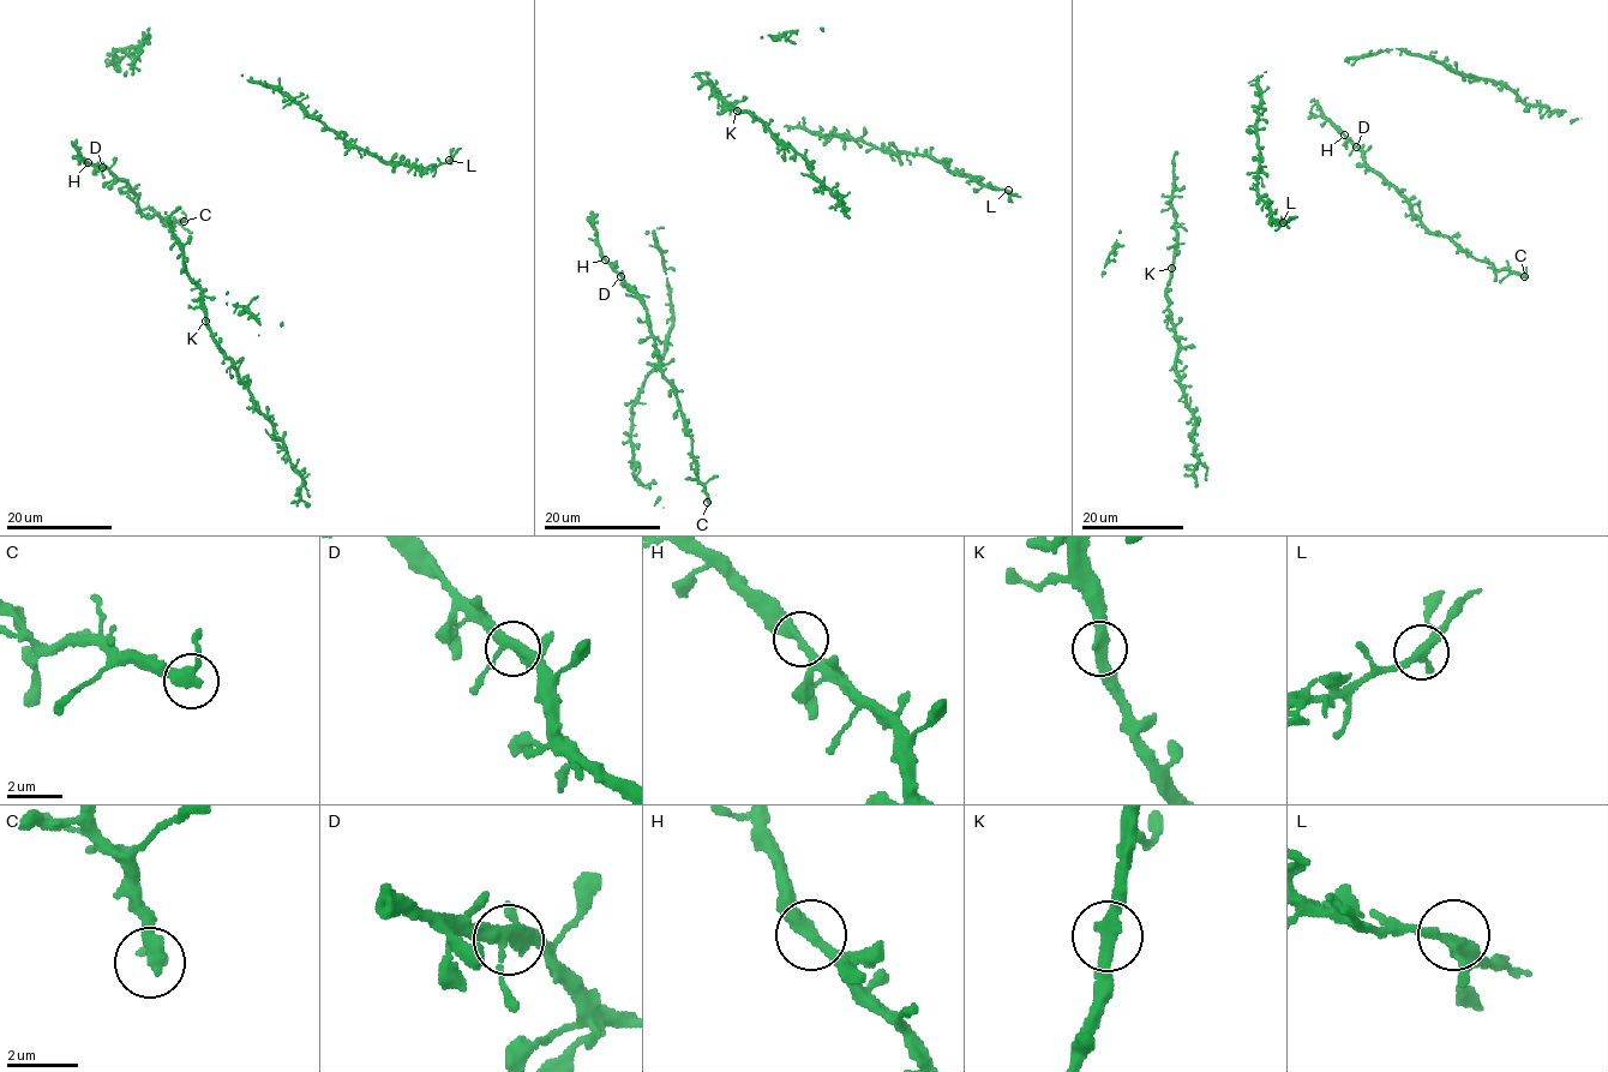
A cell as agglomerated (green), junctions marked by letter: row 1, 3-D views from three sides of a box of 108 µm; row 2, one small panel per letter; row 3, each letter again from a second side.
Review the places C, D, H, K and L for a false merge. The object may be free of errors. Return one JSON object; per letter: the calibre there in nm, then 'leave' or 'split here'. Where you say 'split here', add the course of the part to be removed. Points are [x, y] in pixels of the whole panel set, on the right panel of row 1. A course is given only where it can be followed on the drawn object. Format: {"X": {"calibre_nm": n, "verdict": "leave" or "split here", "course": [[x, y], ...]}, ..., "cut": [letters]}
{"C": {"calibre_nm": 380, "verdict": "leave"}, "D": {"calibre_nm": 320, "verdict": "leave"}, "H": {"calibre_nm": 400, "verdict": "leave"}, "K": {"calibre_nm": 340, "verdict": "leave"}, "L": {"calibre_nm": 280, "verdict": "leave"}, "cut": []}

